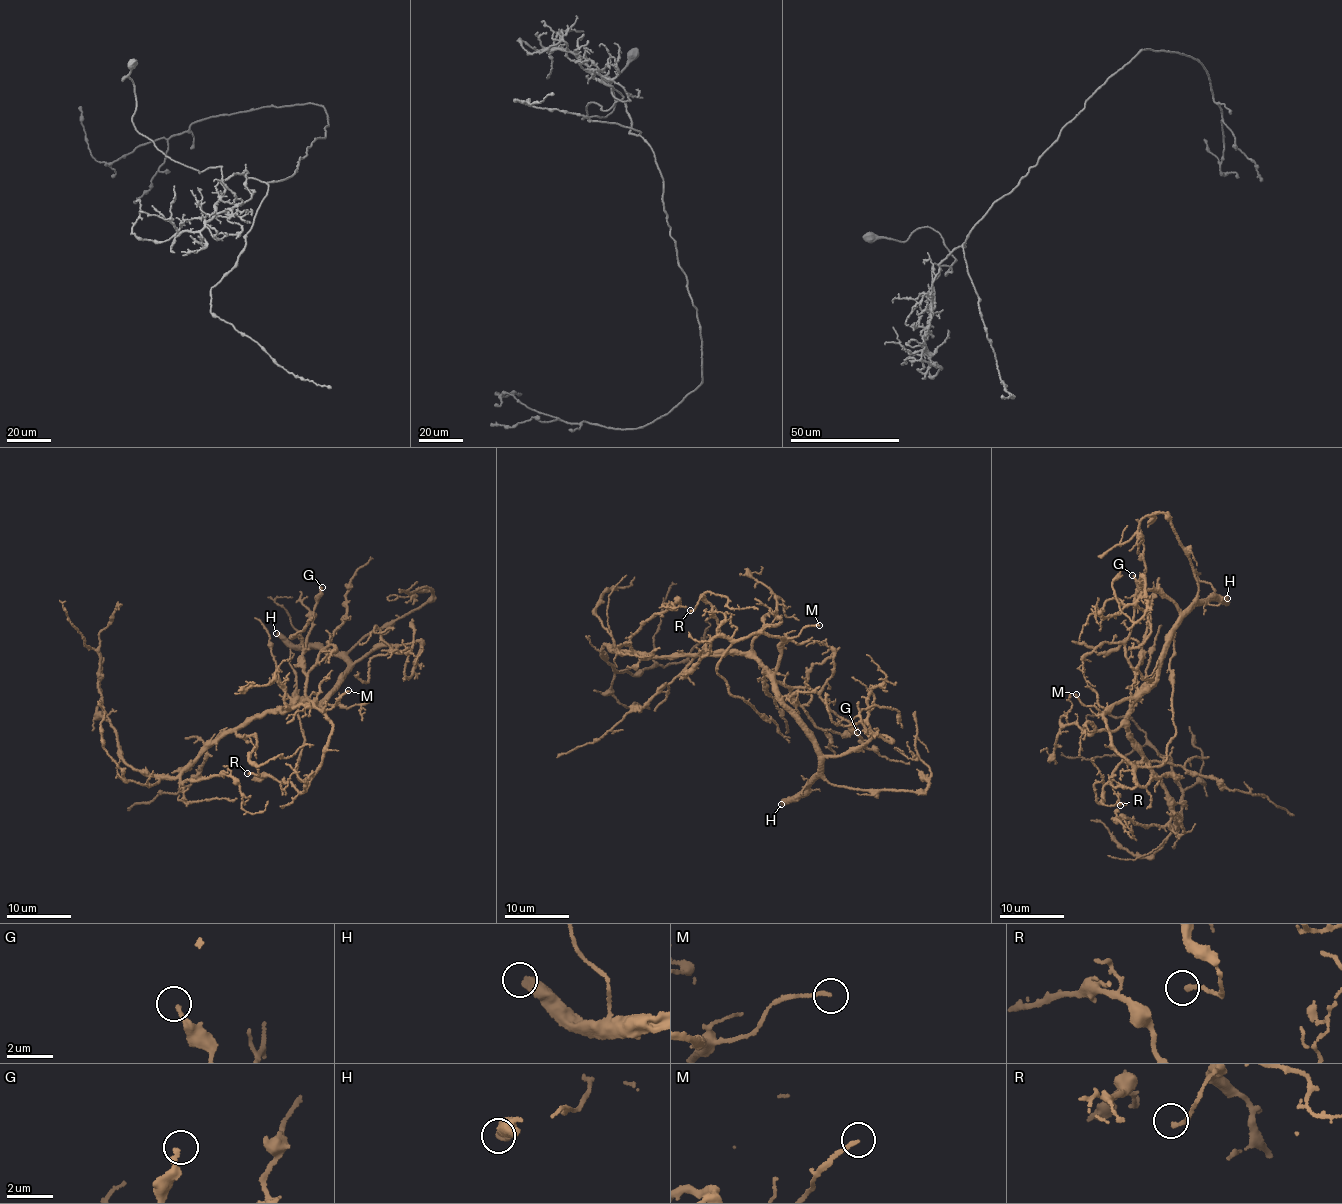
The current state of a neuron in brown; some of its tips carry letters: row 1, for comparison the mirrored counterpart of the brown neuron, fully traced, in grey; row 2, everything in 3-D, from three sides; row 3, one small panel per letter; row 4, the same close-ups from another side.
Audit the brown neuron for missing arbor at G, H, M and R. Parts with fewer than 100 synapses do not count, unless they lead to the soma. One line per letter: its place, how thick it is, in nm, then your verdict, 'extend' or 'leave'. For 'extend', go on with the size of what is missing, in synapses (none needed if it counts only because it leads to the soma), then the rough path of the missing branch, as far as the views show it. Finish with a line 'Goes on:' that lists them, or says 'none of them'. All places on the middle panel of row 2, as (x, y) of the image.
G: place (857, 732); calibre 190 nm; leave
H: place (781, 804); calibre 420 nm; extend; 250 synapses; course (781, 804), (779, 836), (765, 826), (903, 693), (961, 706)
M: place (819, 625); calibre 160 nm; leave
R: place (690, 610); calibre 170 nm; leave
Goes on: H

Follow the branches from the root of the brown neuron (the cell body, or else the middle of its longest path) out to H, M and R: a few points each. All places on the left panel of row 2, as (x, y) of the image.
H: (248, 720), (300, 701), (313, 705), (324, 698), (348, 664), (317, 647), (295, 647), (276, 633)
M: (248, 720), (306, 700), (327, 710), (333, 708), (348, 690)
R: (248, 720), (235, 732), (256, 736), (250, 762), (258, 768), (258, 773), (247, 773)

